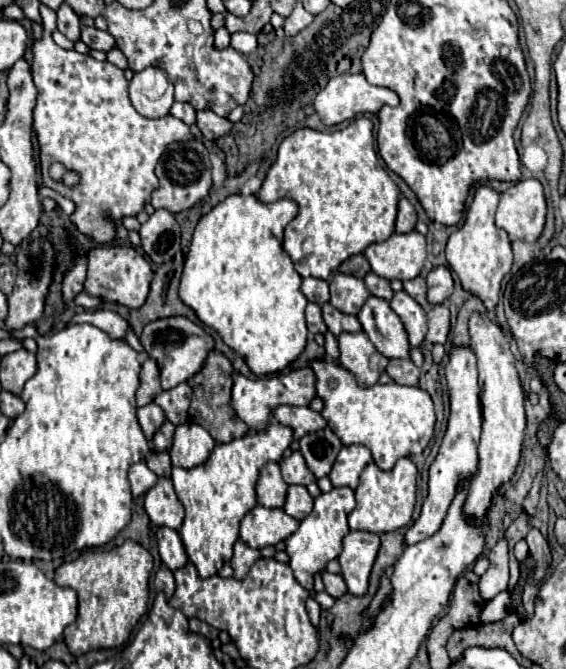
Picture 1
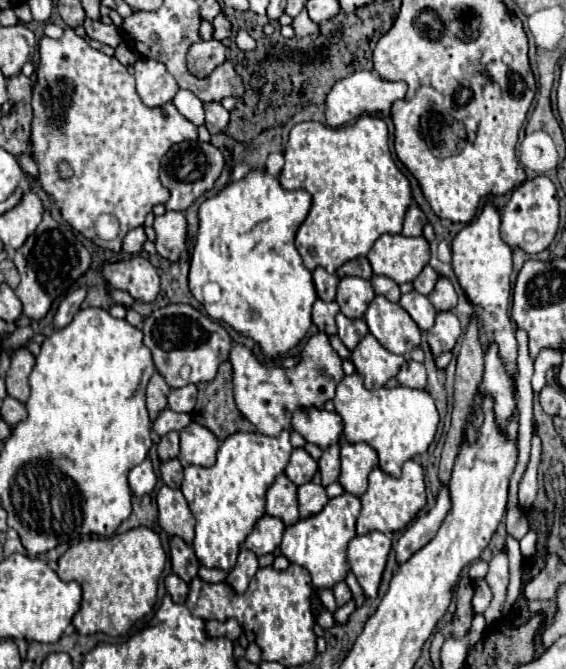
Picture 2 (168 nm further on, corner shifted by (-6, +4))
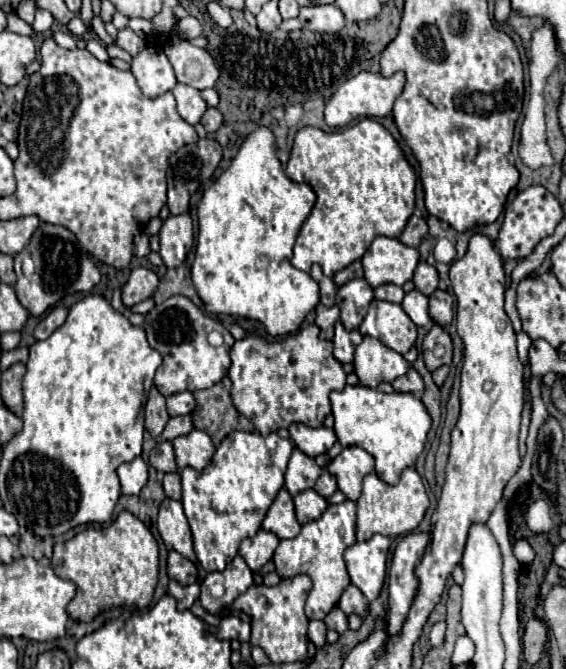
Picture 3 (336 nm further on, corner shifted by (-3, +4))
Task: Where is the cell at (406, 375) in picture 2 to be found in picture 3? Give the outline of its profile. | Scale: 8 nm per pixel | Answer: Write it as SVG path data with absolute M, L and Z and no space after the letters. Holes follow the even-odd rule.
M413 366L407 370L407 374L403 374L401 378L395 378L391 384L397 392L409 392L409 394L417 394L417 396L423 392L423 378L419 376L419 372Z

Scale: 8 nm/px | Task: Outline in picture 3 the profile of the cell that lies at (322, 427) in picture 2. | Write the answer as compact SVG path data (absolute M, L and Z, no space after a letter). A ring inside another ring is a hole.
M293 422L289 426L289 434L291 434L291 440L295 442L295 446L313 458L319 454L325 454L337 442L335 430L327 428L327 426L311 428L301 422Z

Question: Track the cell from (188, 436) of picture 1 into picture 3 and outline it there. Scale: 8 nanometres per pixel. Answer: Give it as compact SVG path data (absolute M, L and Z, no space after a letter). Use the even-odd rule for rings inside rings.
M193 428L187 436L177 436L173 440L173 448L175 448L175 460L179 470L187 466L195 470L203 470L211 462L211 456L215 452L215 446L207 436L207 432L197 428Z

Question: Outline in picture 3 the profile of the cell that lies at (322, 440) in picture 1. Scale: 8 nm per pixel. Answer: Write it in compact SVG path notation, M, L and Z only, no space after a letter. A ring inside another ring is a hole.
M323 470L323 474L319 476L319 480L315 482L313 488L315 488L323 498L329 498L329 496L337 490L337 480L335 480L333 474L329 474L327 470Z

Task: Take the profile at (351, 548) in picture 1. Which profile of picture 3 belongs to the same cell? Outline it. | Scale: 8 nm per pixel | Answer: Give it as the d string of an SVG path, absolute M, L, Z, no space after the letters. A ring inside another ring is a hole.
M375 534L371 540L355 542L345 550L347 572L351 582L369 598L375 600L381 592L387 568L391 540L387 536Z

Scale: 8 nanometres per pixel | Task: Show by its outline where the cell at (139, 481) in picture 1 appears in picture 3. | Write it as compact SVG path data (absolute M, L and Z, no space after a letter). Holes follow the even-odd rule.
M135 458L133 462L121 464L117 468L117 474L119 474L119 480L121 480L121 492L123 494L139 494L141 488L149 480L147 464L145 464L143 458Z

